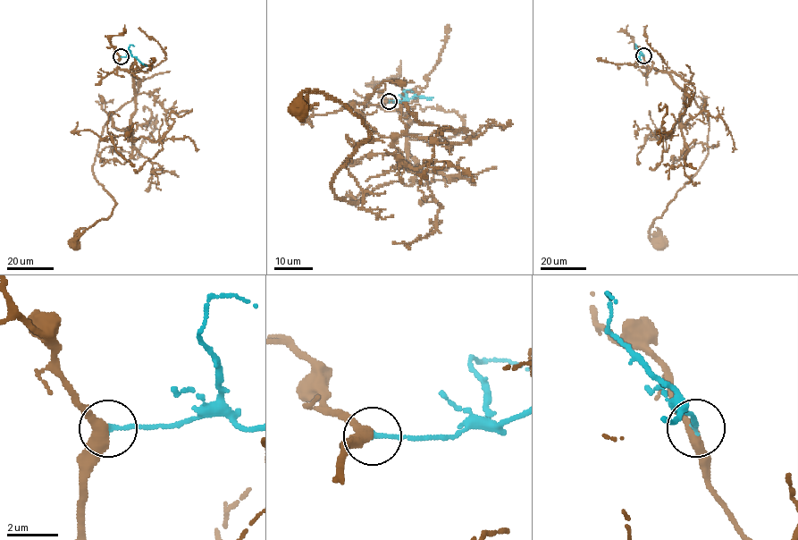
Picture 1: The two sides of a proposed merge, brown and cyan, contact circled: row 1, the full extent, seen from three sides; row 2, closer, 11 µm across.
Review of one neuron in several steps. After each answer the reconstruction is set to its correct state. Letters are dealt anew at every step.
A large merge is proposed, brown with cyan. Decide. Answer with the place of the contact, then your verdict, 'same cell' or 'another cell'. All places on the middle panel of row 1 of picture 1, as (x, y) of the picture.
(389, 101) | same cell

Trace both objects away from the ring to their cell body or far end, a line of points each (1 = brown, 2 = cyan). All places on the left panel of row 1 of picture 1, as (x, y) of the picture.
1: (120, 56), (118, 66), (134, 71), (138, 90), (106, 122), (93, 165), (94, 176), (115, 206), (73, 242)
2: (120, 56), (135, 56), (147, 66)

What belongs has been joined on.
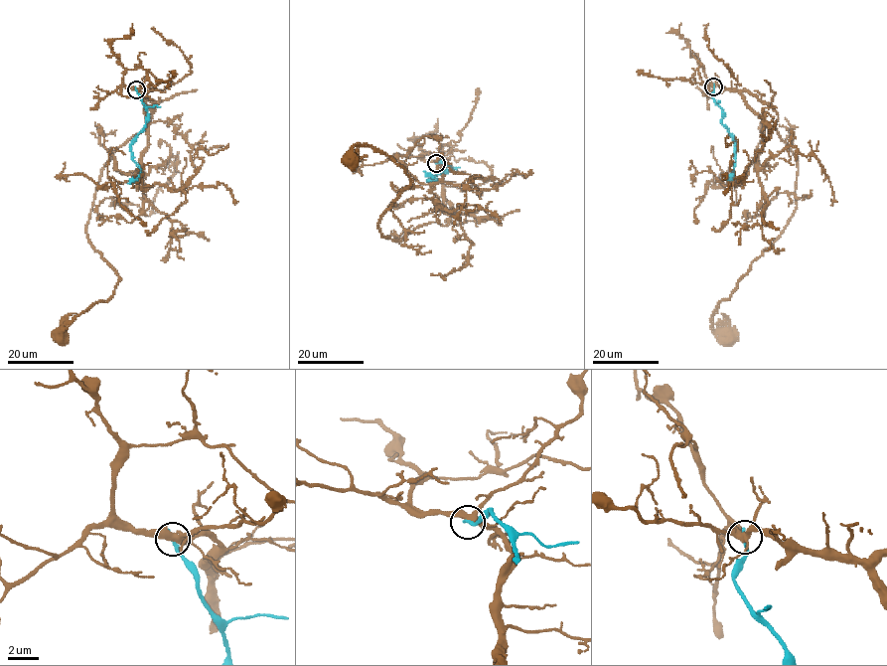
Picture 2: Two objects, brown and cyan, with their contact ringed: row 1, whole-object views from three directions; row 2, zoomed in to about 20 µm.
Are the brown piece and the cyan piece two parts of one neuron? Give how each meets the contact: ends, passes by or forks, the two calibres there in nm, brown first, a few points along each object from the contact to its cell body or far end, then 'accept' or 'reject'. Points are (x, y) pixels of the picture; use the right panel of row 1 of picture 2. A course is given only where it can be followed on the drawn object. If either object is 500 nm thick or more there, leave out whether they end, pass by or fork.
brown forks there; cyan ends there; 380 nm thick on the brown side, 240 nm on the other; brown runs (713, 86), (747, 90), (768, 103), (798, 167), (797, 209), (711, 317), (711, 327), (727, 335); cyan runs (713, 86), (711, 97), (721, 109), (721, 123), (734, 141), (733, 173), (727, 180); reject

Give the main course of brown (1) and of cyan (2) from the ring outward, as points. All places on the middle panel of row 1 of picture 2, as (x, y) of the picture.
1: (436, 163), (449, 223), (394, 241), (379, 219), (410, 178), (368, 145), (350, 159)
2: (436, 163), (440, 160), (446, 170), (428, 180), (436, 180), (424, 170)

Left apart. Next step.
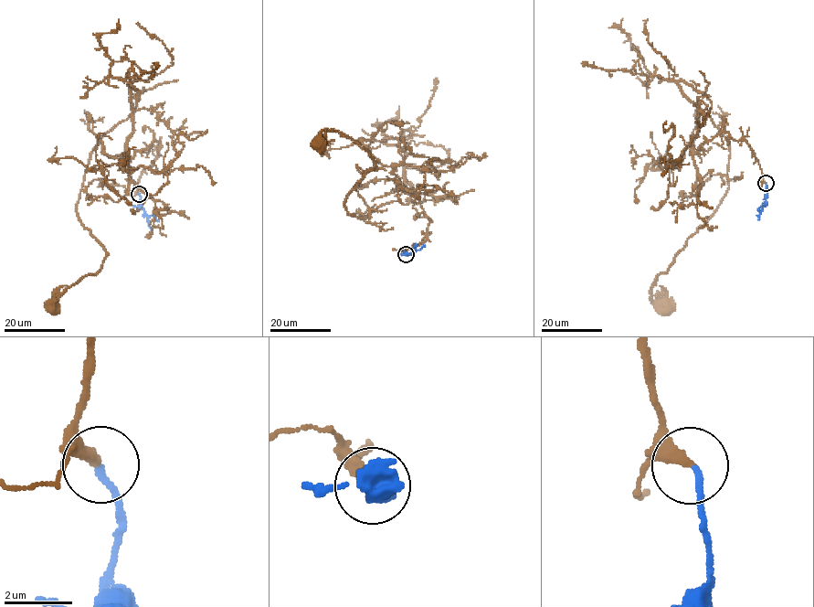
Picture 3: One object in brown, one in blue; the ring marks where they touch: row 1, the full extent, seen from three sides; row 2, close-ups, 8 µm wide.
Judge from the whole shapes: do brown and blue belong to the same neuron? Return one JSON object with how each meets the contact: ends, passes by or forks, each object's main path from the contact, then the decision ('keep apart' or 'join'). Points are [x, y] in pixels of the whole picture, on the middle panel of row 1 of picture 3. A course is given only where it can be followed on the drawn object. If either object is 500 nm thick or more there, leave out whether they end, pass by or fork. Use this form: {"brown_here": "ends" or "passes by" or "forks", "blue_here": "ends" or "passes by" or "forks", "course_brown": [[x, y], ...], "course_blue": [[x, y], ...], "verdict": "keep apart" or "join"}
{"brown_here": "ends", "blue_here": "ends", "course_brown": [[406, 254], [429, 220], [404, 173], [405, 205], [349, 215], [374, 160], [334, 131], [318, 143]], "course_blue": [[406, 254], [410, 253], [417, 245]], "verdict": "join"}

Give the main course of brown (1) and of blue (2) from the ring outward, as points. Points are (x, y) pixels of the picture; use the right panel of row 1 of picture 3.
1: (766, 183), (726, 132), (692, 151), (699, 109), (680, 80), (728, 142), (728, 189), (654, 282), (665, 305)
2: (766, 183), (766, 204), (758, 219)

